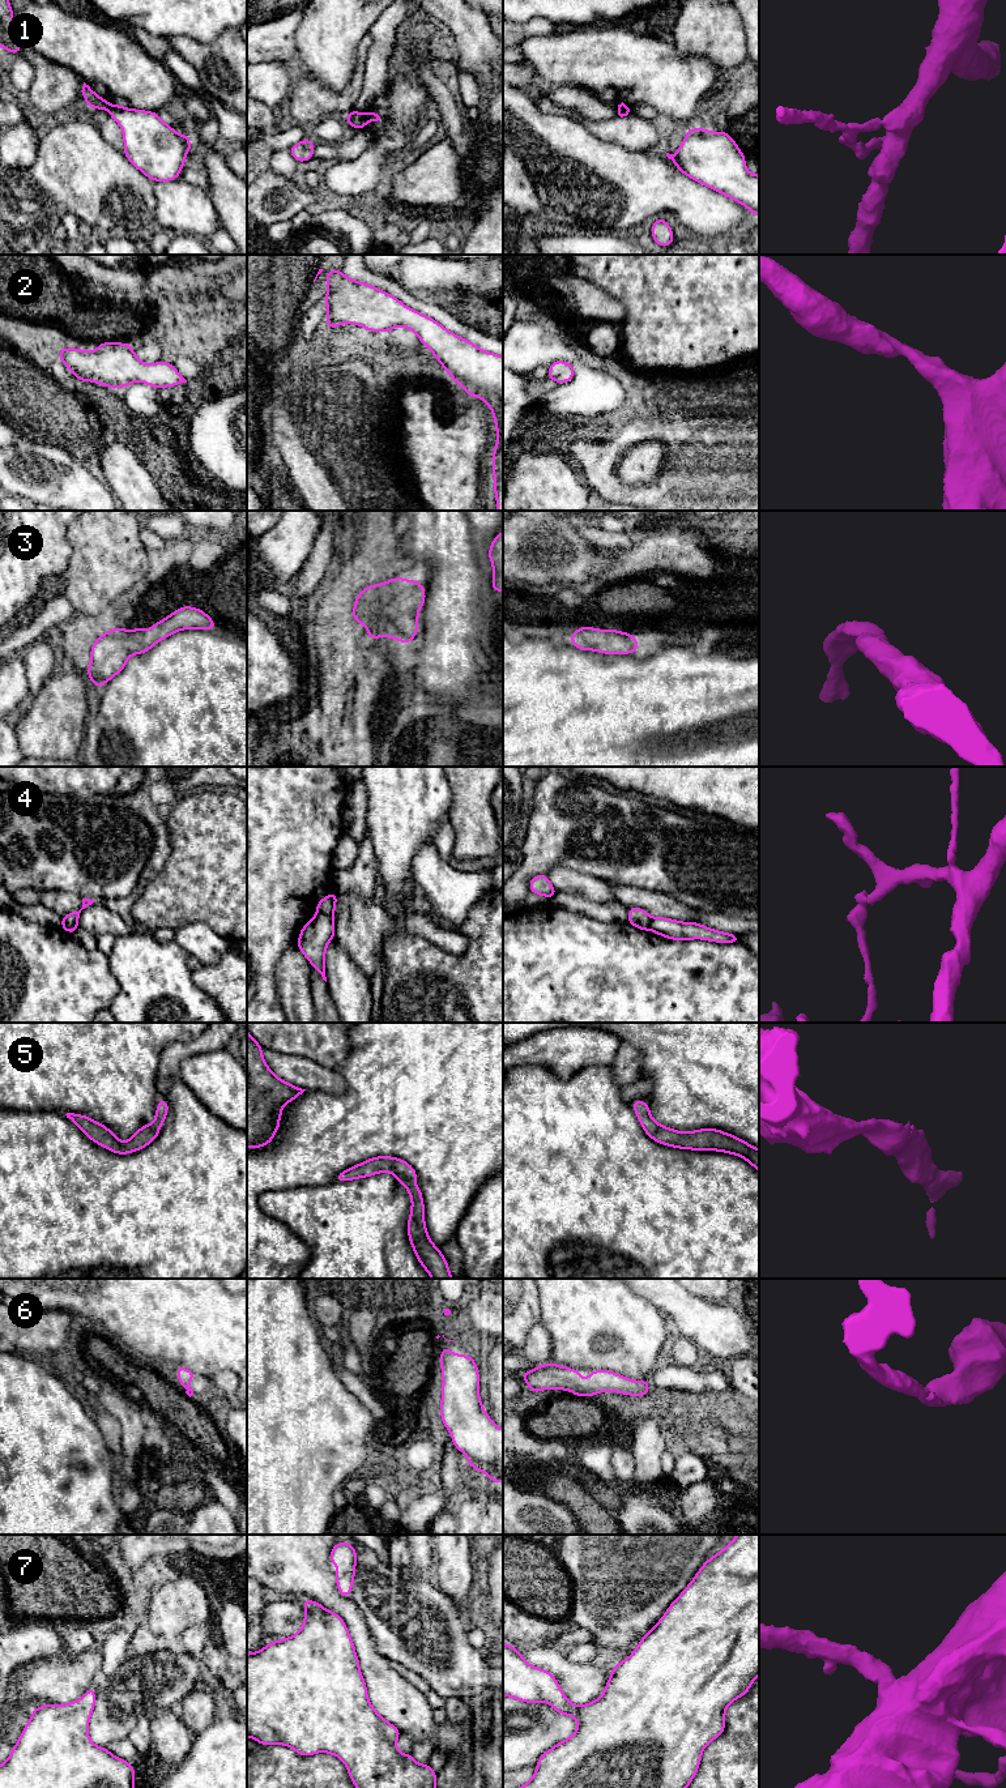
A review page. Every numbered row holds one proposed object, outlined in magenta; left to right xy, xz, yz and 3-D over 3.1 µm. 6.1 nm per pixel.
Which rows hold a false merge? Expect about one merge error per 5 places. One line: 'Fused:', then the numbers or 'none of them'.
Fused: 1, 4

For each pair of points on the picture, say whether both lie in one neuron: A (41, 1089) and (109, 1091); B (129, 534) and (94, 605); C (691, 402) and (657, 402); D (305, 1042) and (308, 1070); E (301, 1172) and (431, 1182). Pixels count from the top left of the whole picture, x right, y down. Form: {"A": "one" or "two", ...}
{"A": "one", "B": "one", "C": "one", "D": "two", "E": "one"}

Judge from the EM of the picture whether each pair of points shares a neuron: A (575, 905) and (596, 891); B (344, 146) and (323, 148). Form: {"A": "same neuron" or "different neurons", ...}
{"A": "different neurons", "B": "same neuron"}

